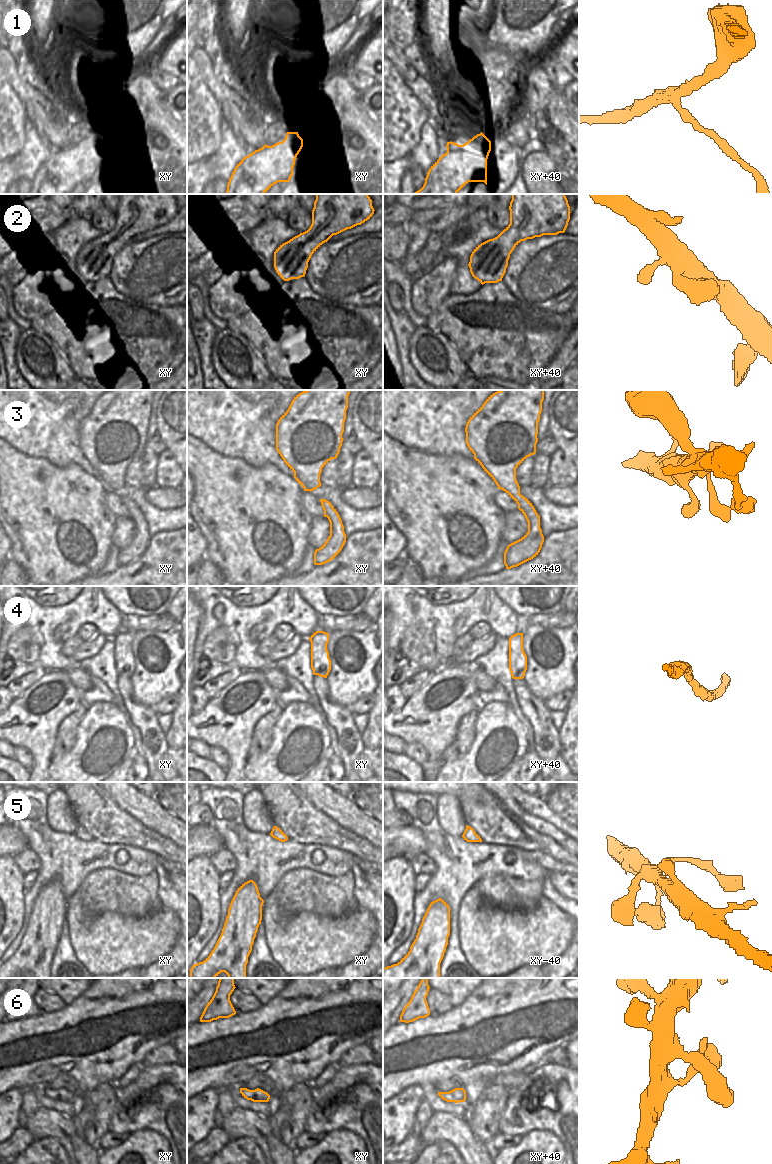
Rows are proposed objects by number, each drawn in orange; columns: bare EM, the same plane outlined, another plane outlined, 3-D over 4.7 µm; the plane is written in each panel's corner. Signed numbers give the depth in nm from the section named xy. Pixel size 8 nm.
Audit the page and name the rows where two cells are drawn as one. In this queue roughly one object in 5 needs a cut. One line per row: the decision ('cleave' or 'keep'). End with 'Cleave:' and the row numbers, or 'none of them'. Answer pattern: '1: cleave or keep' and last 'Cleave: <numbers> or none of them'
1: cleave
2: keep
3: keep
4: keep
5: keep
6: keep
Cleave: 1

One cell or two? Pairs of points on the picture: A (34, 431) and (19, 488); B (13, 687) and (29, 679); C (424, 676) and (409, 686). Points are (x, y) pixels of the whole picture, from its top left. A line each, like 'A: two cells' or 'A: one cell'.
A: two cells
B: one cell
C: one cell

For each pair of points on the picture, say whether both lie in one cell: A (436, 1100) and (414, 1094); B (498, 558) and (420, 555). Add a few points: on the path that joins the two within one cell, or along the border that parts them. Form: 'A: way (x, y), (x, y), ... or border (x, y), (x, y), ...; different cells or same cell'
A: border (421, 1086), (423, 1097); different cells
B: border (502, 539), (495, 553), (484, 564), (472, 571); different cells

